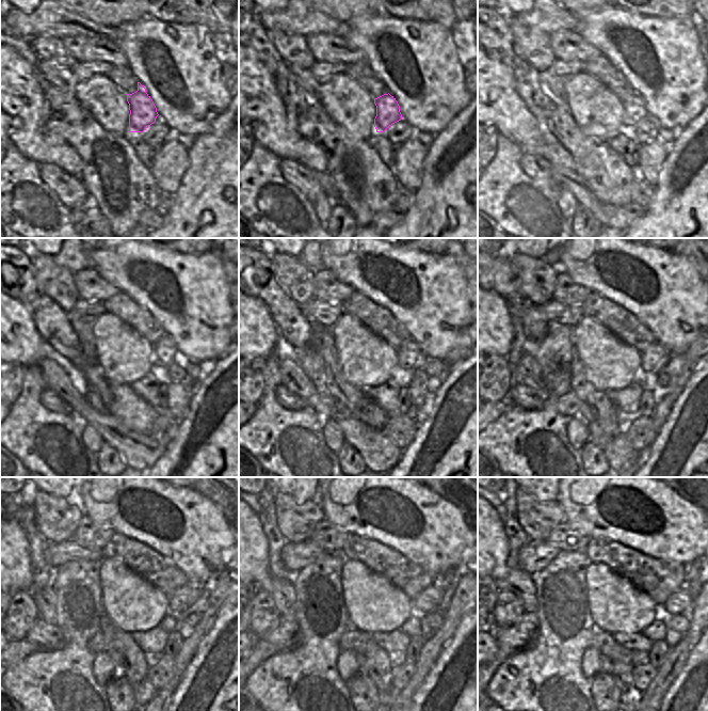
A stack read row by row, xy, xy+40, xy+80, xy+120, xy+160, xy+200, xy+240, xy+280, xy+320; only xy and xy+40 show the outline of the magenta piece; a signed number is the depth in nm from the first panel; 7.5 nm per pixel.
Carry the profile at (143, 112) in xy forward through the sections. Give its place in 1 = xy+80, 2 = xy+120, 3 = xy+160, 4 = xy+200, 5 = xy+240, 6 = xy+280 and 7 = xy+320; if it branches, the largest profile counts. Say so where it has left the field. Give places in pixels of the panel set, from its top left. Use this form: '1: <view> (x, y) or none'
1: xy+80 (634, 111)
2: xy+120 (164, 351)
3: xy+160 (409, 356)
4: xy+200 (655, 357)
5: xy+240 (181, 599)
6: xy+280 (429, 599)
7: xy+320 (679, 601)

